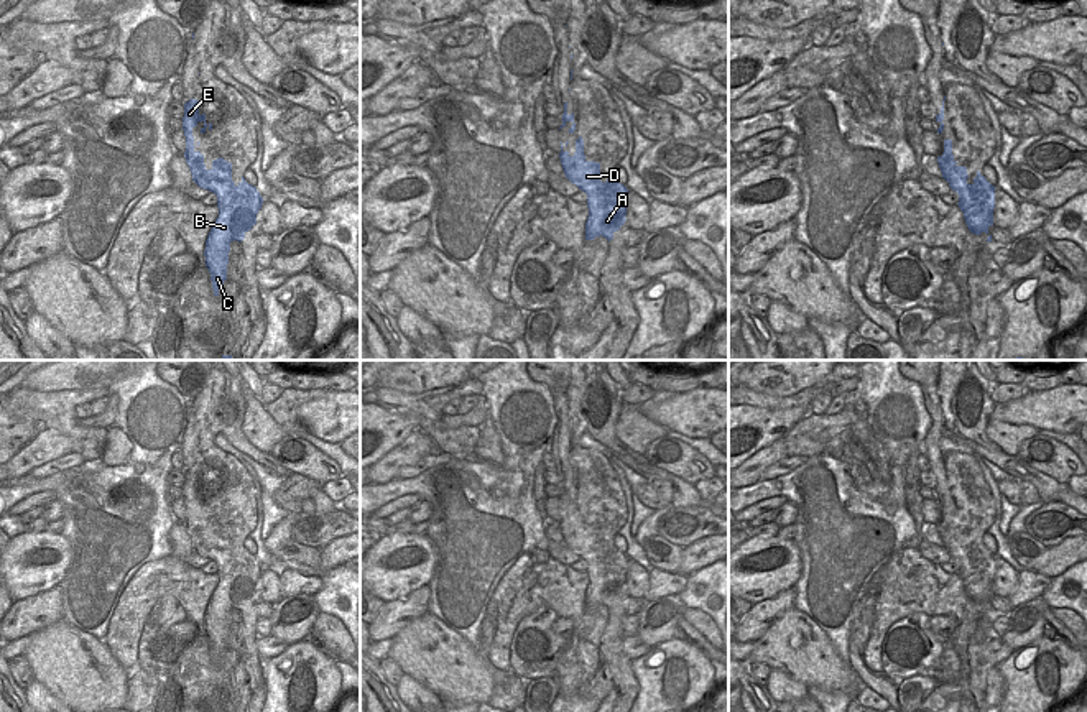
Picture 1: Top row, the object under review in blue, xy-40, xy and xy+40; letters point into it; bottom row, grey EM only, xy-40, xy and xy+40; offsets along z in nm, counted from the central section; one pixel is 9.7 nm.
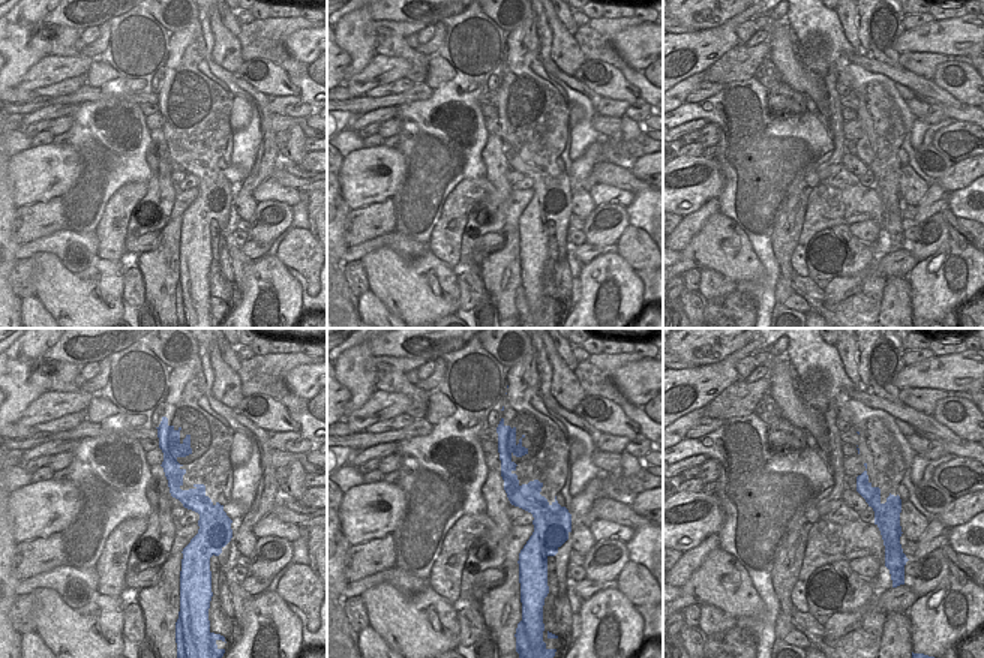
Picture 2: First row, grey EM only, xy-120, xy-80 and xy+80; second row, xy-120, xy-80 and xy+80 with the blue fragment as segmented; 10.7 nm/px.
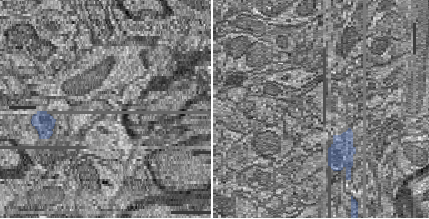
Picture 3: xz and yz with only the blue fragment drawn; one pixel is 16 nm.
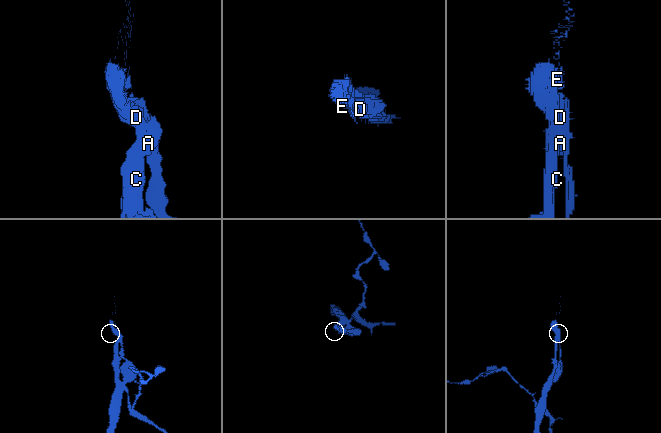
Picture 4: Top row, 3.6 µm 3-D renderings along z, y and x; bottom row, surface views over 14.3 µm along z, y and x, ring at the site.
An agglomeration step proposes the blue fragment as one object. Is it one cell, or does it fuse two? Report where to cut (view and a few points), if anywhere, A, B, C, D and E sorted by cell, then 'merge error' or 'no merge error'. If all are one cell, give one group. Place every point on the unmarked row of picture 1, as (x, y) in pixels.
cut xy-40 (242, 577), (232, 584), (232, 607); groups A / B C D E; merge error

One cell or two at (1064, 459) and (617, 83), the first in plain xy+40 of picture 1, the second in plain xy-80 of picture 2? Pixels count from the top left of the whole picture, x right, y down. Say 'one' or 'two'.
one

